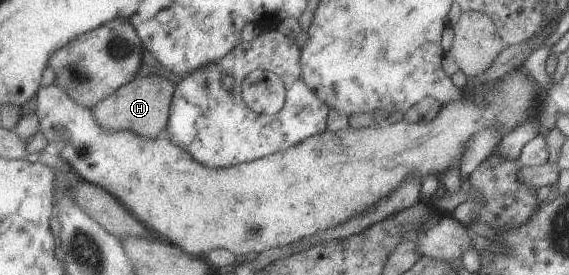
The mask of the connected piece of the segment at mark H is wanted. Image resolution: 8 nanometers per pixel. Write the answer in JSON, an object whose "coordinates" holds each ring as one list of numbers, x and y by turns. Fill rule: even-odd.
{"coordinates":[[162,75,138,76,133,82,117,89,115,94,98,102,92,111,97,122,106,131,133,131,142,137,159,138,161,130,167,128,171,99,174,97,176,88,176,85]]}

